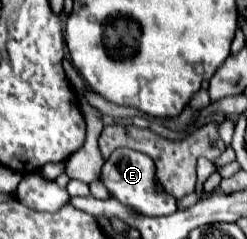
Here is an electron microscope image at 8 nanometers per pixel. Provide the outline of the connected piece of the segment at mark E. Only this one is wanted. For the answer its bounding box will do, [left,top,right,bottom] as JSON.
[101,147,177,217]

